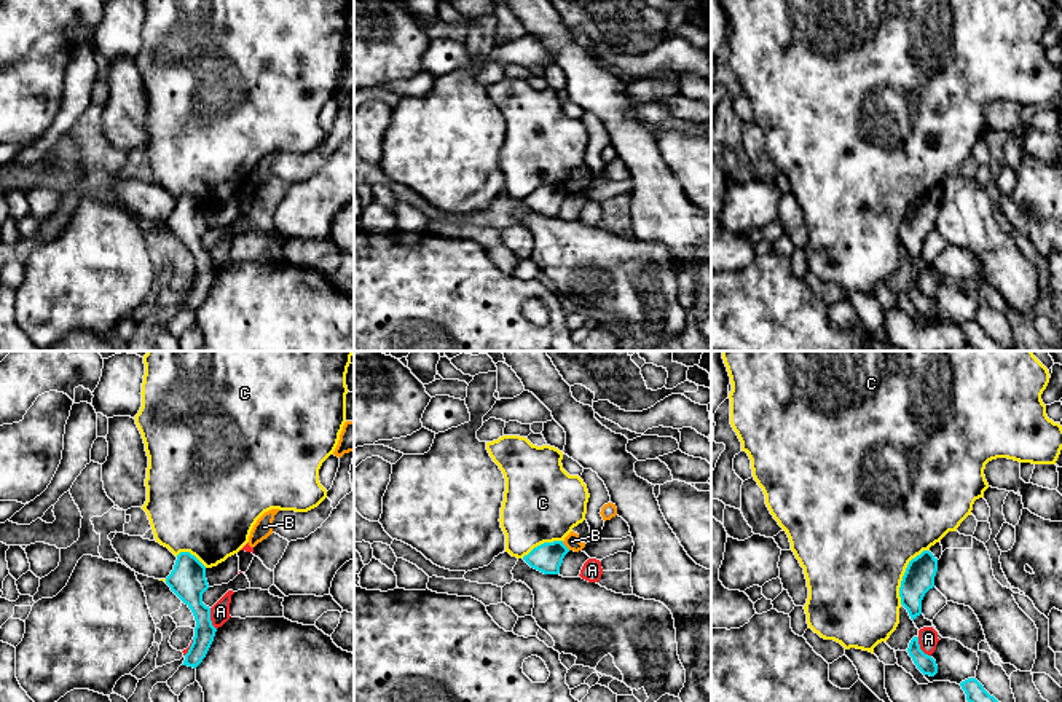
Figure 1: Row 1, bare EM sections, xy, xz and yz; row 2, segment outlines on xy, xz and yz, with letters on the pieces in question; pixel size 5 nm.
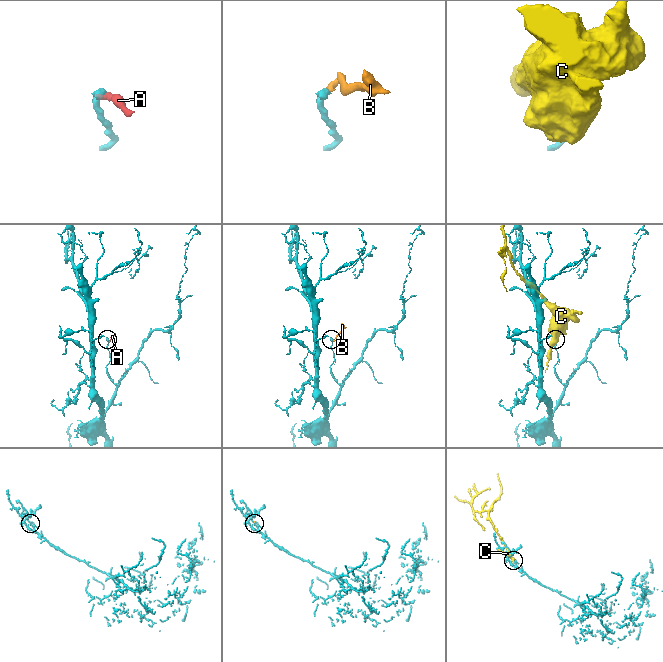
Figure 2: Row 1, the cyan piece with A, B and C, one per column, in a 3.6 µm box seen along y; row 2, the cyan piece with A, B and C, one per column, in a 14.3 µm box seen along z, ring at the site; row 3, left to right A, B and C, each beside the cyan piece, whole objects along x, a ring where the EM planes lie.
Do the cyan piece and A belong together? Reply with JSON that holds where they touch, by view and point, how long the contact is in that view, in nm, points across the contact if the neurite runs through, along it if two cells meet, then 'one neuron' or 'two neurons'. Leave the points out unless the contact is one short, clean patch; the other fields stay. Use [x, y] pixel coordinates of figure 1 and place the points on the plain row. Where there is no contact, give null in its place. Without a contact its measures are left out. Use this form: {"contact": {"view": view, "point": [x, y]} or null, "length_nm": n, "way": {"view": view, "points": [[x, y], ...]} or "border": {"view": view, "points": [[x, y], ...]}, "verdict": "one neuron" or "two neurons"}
{"contact": {"view": "yz", "point": [919, 291]}, "length_nm": 120, "border": {"view": "yz", "points": [[917, 280], [919, 289], [930, 299]]}, "verdict": "two neurons"}

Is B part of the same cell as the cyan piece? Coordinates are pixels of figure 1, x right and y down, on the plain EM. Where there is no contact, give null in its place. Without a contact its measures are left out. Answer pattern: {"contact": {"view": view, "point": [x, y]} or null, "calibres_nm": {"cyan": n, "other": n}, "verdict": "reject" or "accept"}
{"contact": {"view": "xz", "point": [565, 189]}, "calibres_nm": {"cyan": 150, "other": 80}, "verdict": "reject"}

